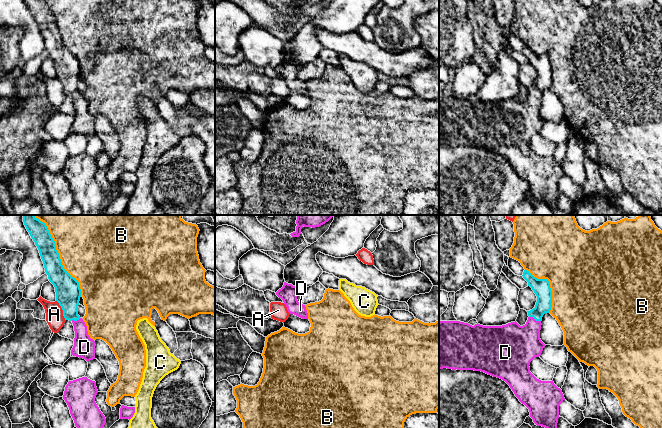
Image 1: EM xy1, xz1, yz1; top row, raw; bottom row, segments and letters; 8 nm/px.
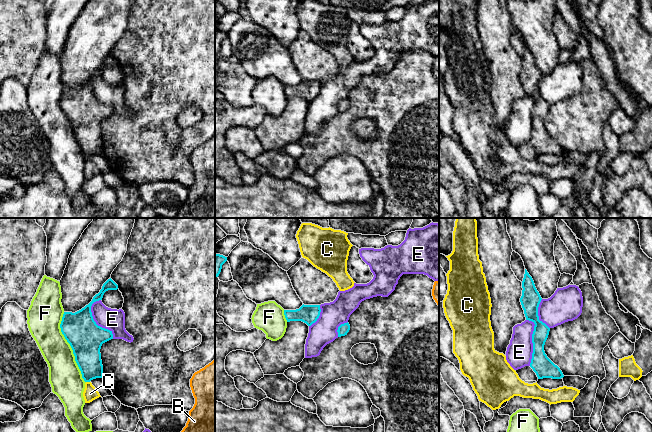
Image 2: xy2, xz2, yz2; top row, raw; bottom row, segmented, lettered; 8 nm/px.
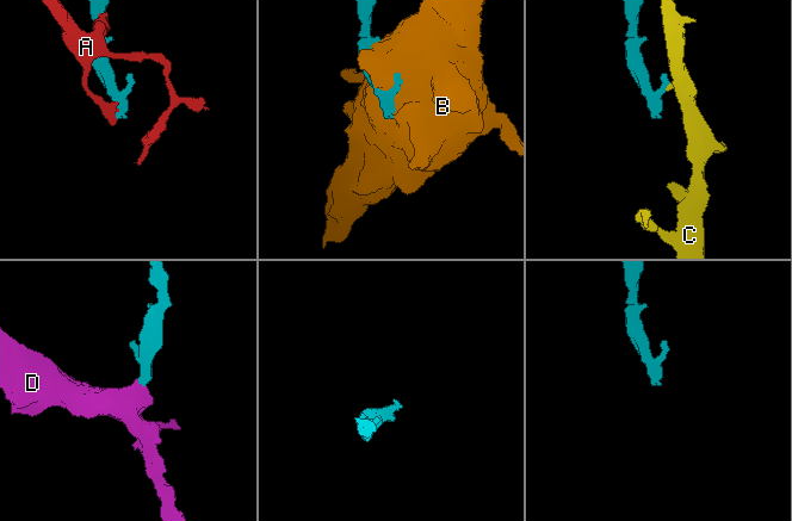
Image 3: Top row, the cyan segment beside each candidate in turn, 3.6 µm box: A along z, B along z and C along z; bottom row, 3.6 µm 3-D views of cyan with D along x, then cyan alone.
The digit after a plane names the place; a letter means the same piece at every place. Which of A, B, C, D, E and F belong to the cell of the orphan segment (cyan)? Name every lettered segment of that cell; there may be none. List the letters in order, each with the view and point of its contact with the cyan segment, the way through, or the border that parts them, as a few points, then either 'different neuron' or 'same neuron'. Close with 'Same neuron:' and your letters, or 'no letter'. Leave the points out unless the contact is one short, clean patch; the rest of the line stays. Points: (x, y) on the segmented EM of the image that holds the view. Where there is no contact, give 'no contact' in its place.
A: contact xy1 (62, 309); different neuron
B: contact xy1 (58, 254); different neuron
C: contact xy2 (88, 381); different neuron
D: contact yz1 (535, 319); way yz1 (542, 289), (542, 306), (535, 319), (531, 331), (518, 345); same neuron
E: contact xy2 (95, 322); different neuron
F: contact xy2 (71, 347); different neuron
Same neuron: D

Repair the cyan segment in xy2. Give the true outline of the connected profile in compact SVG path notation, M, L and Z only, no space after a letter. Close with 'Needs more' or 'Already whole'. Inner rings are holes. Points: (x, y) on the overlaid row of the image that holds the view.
M110 278L88 305L75 313L63 314L61 332L73 350L75 361L85 382L103 377L100 349L103 343L113 339L112 331L96 324L91 306L94 302L102 300L106 291L117 289L118 285Z. Already whole

